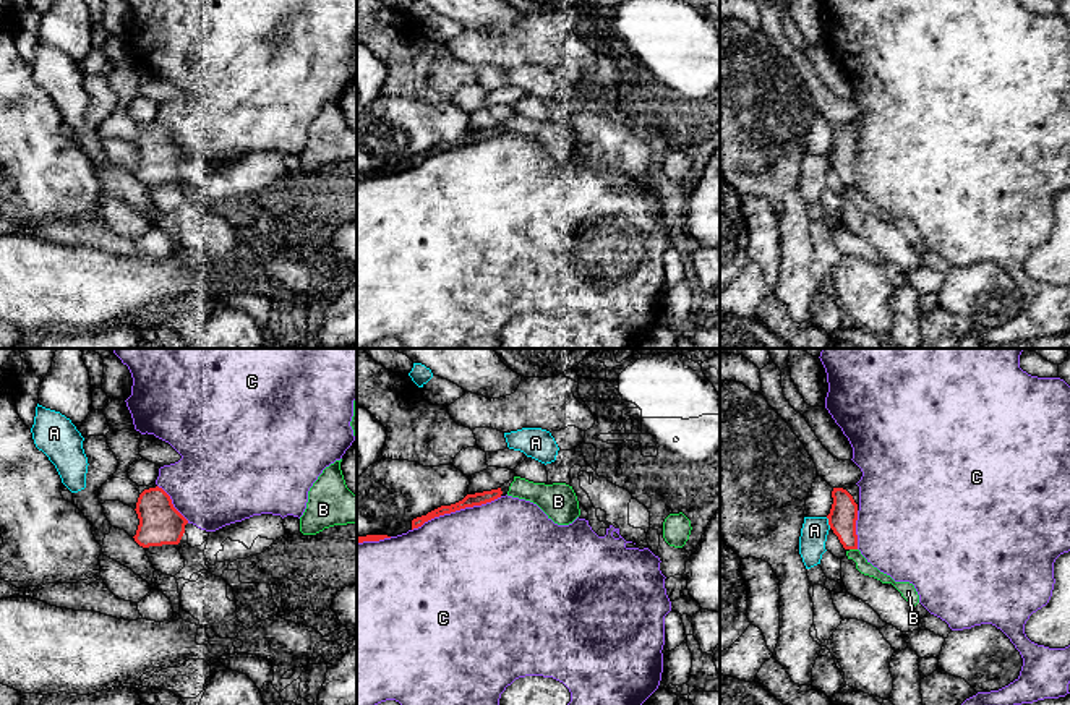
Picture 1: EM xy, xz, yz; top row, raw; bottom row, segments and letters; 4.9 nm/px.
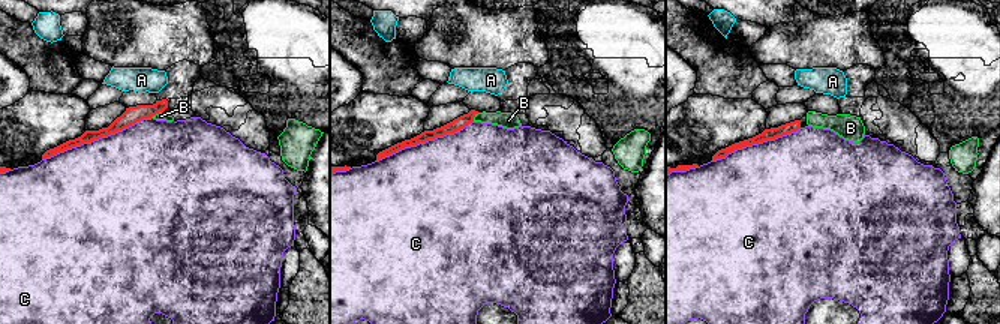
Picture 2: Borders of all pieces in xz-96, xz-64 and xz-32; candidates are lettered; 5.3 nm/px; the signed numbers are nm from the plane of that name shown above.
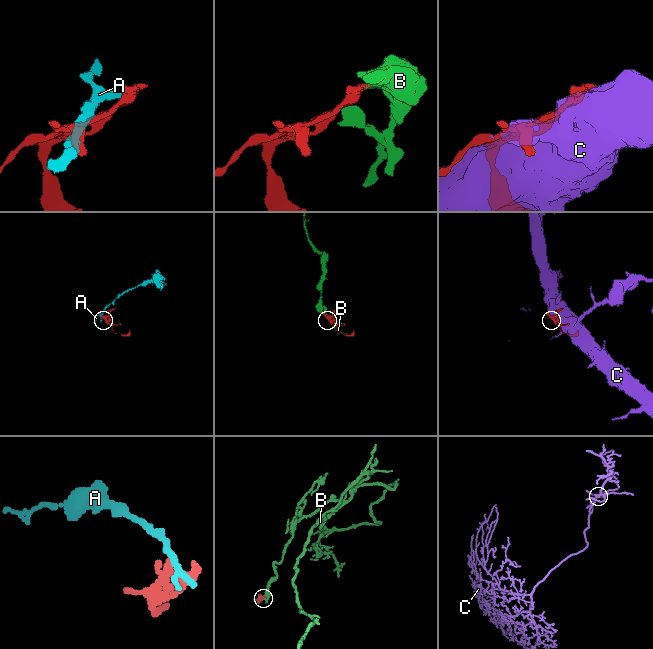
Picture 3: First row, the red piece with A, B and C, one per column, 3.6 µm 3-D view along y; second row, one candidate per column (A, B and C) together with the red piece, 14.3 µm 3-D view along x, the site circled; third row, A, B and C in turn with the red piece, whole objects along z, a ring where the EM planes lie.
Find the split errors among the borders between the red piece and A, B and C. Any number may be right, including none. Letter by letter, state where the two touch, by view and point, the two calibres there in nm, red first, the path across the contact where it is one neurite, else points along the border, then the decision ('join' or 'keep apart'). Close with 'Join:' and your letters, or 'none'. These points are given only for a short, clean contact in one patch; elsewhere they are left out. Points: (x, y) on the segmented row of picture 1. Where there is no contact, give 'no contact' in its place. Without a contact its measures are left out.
A: yz (829, 522) | 140/130 nm | along yz (826, 517), (830, 527) | keep apart
B: yz (853, 548) | 140/70 nm | along yz (850, 548), (856, 550) | keep apart
C: xz (456, 509) | 60/480 nm | keep apart
Join: none

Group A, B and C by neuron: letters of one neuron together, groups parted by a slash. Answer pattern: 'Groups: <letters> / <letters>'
Groups: A / B / C

